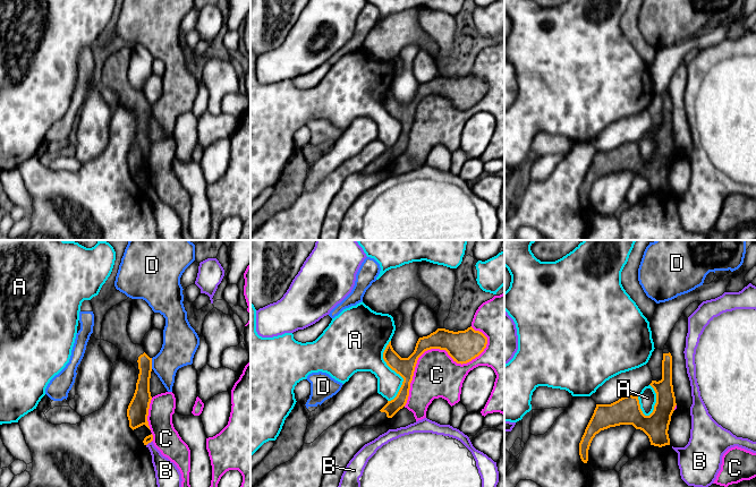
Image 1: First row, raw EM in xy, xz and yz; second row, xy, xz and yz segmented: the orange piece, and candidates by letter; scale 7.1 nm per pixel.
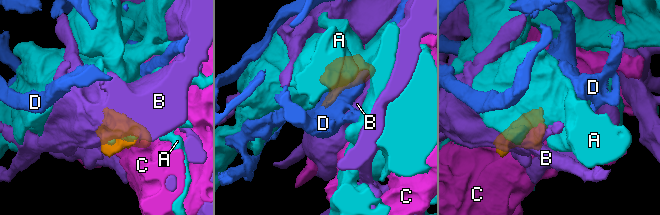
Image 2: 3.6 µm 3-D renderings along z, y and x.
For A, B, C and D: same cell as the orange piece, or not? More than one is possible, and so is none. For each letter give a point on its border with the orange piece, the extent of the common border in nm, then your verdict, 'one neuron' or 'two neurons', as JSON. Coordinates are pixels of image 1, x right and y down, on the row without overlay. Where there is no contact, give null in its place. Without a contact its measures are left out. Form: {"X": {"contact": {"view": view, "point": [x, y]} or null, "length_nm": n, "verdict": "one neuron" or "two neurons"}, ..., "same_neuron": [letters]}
{"A": {"contact": {"view": "xz", "point": [396, 118]}, "length_nm": 440, "verdict": "two neurons"}, "B": {"contact": {"view": "xy", "point": [149, 188]}, "length_nm": 50, "verdict": "two neurons"}, "C": {"contact": {"view": "xz", "point": [433, 94]}, "length_nm": 750, "verdict": "two neurons"}, "D": {"contact": {"view": "xy", "point": [151, 110]}, "length_nm": 80, "verdict": "two neurons"}, "same_neuron": []}

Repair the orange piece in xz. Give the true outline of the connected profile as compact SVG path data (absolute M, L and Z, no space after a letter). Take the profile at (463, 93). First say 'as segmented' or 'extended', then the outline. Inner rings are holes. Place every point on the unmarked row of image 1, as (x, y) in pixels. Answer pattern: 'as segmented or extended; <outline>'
extended; M472 72L458 78L438 75L430 82L419 84L414 99L408 104L401 104L393 96L390 87L383 99L383 105L392 117L404 125L404 128L397 143L388 147L380 157L369 163L362 172L375 172L383 169L406 152L417 106L425 97L431 95L445 96L453 108L462 111L478 103L486 91L487 84Z

